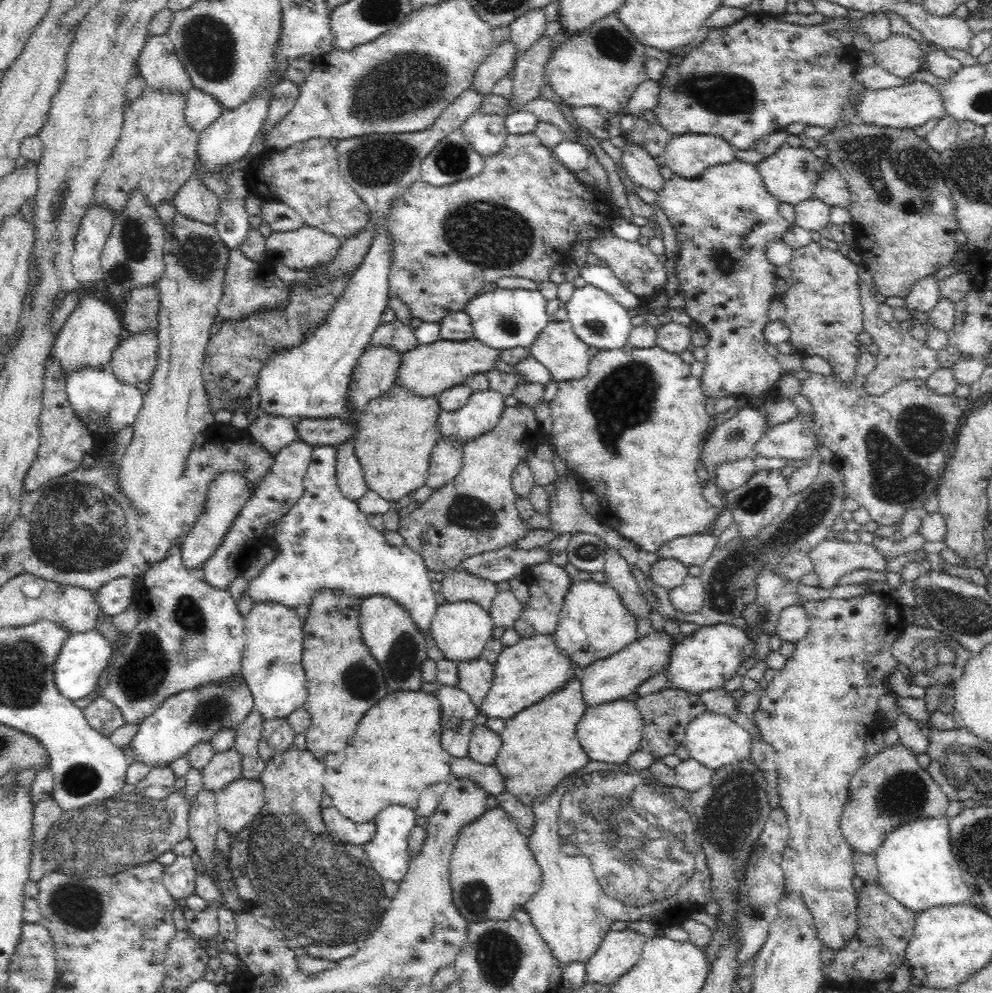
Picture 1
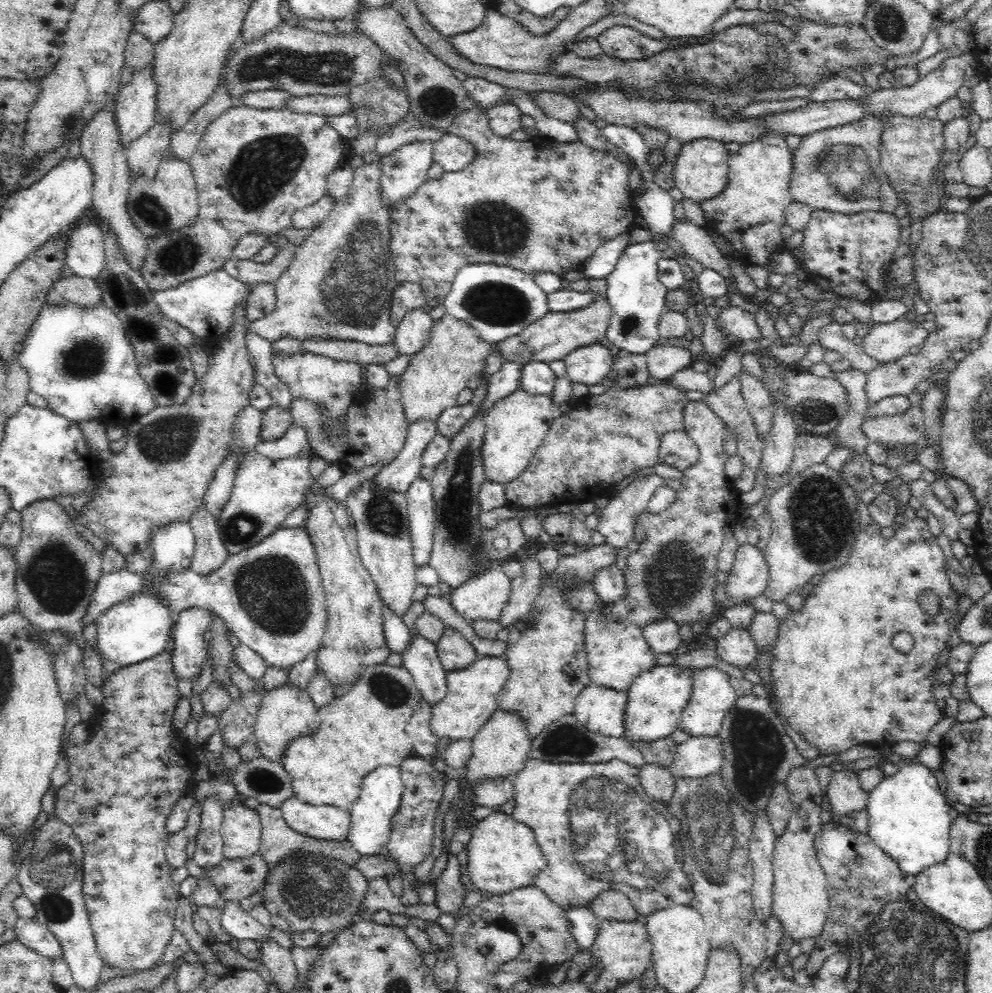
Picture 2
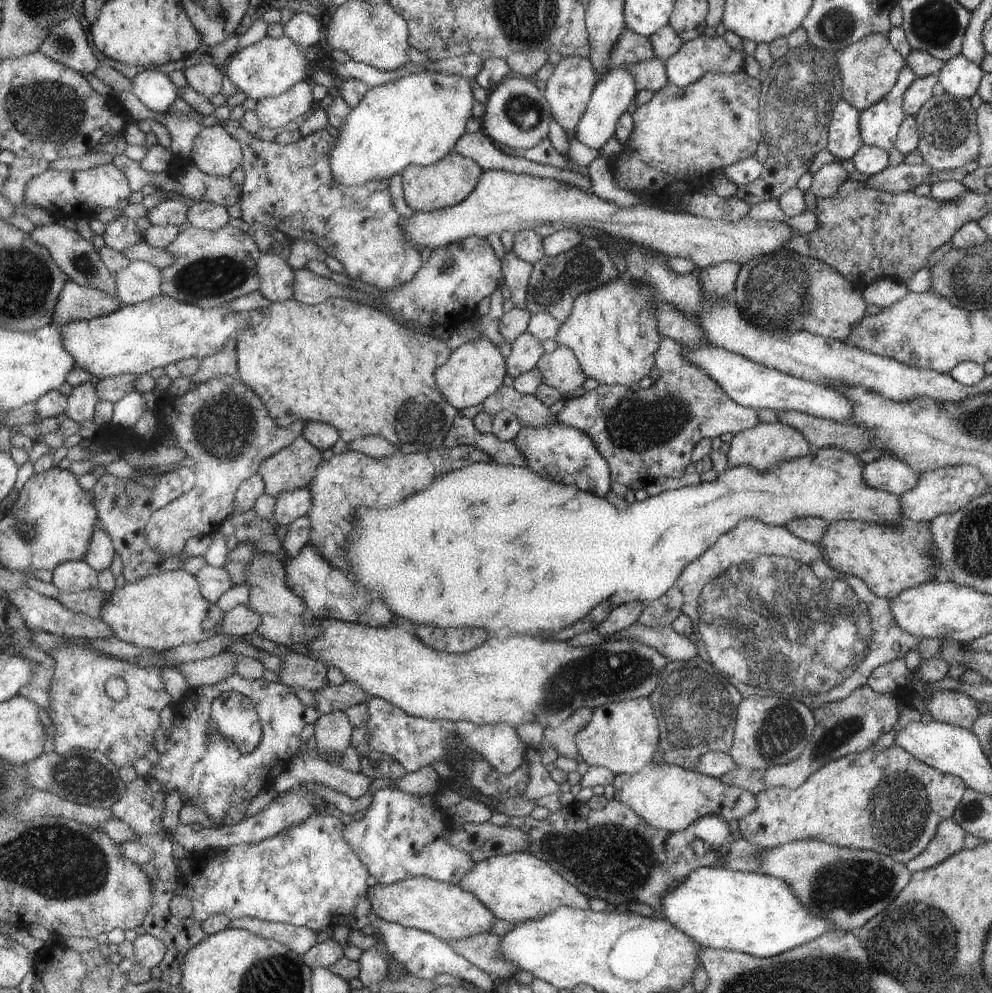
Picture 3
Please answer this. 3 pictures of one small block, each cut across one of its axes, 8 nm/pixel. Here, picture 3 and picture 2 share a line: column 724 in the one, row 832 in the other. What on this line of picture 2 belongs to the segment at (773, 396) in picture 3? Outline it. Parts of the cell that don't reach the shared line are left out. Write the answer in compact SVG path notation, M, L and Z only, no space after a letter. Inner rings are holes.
M386 766L378 768L362 780L362 794L358 802L352 805L351 827L347 840L360 856L378 856L382 852L387 854L385 846L391 835L392 817L397 813L403 795L403 782L401 781L400 766Z

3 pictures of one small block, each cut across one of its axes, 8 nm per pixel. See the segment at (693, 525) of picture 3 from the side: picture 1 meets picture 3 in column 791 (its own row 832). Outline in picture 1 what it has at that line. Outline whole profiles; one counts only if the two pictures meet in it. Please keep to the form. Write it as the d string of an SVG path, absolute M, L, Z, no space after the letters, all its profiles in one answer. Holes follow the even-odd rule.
M499 806L487 809L474 822L461 828L449 861L449 874L452 901L466 923L509 920L517 909L521 909L541 890L541 870L527 842L527 837L519 831L515 820Z

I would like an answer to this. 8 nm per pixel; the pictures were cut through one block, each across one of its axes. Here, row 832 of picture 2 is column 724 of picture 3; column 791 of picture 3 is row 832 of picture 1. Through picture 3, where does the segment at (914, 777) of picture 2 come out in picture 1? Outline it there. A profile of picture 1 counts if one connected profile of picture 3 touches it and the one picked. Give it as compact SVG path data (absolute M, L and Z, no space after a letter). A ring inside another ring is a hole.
M921 817L898 825L884 838L875 854L879 882L900 905L914 915L932 908L967 905L971 890L964 884L963 873L951 851L948 817Z

